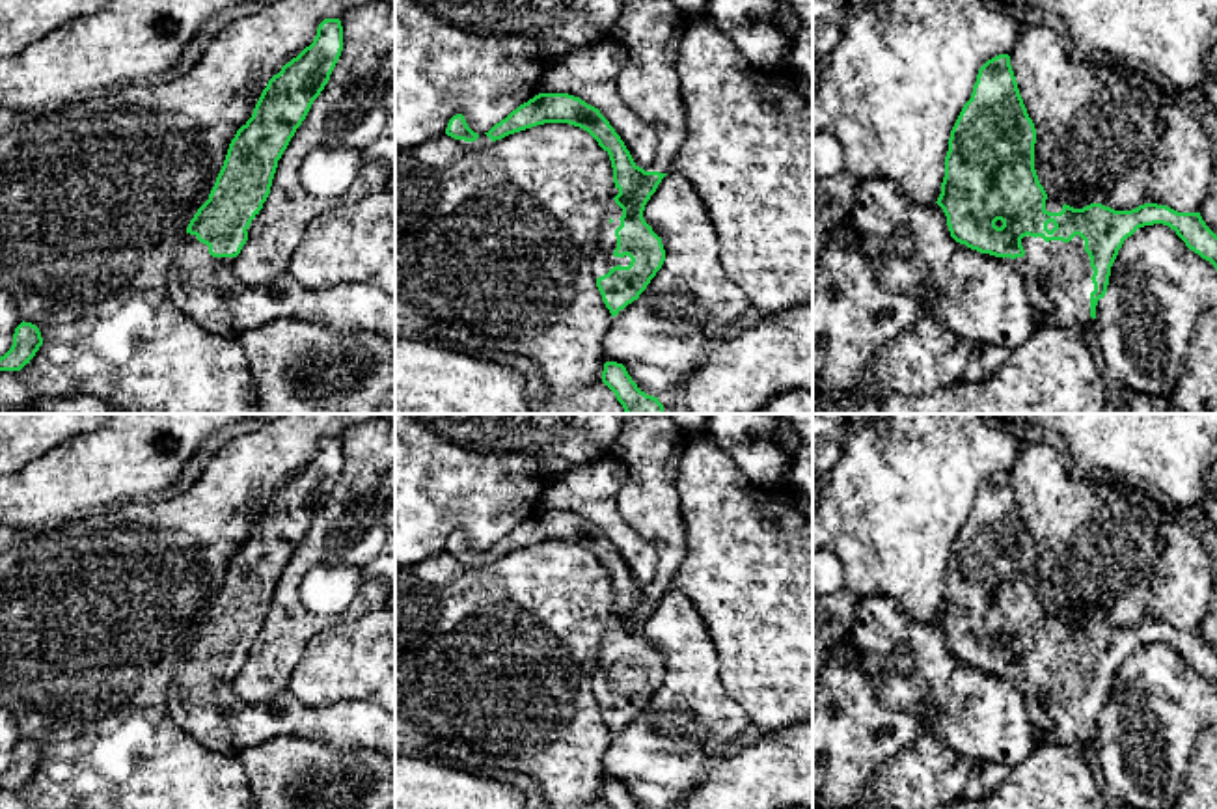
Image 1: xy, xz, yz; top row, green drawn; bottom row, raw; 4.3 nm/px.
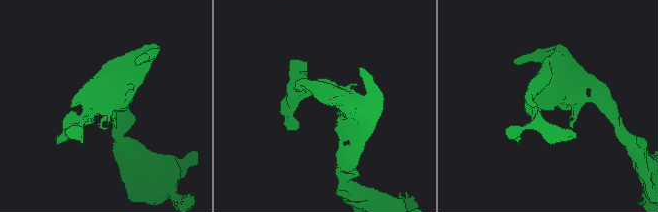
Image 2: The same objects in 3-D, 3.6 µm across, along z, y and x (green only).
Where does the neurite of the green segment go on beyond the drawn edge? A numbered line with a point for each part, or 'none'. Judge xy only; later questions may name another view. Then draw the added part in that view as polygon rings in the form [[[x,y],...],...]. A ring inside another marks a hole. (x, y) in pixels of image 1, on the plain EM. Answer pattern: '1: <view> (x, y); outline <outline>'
1: xy (204, 705); outline [[[186,649],[177,658],[168,716],[194,740],[229,757],[280,734],[395,757],[395,714],[363,701],[311,708],[289,690],[265,703],[246,703],[235,693],[235,675],[212,675],[209,664]]]

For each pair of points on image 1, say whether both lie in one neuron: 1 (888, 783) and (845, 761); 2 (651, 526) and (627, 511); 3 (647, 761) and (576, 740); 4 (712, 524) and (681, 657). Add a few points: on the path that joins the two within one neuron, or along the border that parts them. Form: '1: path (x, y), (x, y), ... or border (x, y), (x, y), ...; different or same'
1: border (906, 746), (876, 768), (867, 789); different
2: path (645, 521), (632, 511); same
3: border (612, 735), (602, 757), (604, 778); different
4: border (668, 589), (679, 589), (692, 603), (712, 644); different

